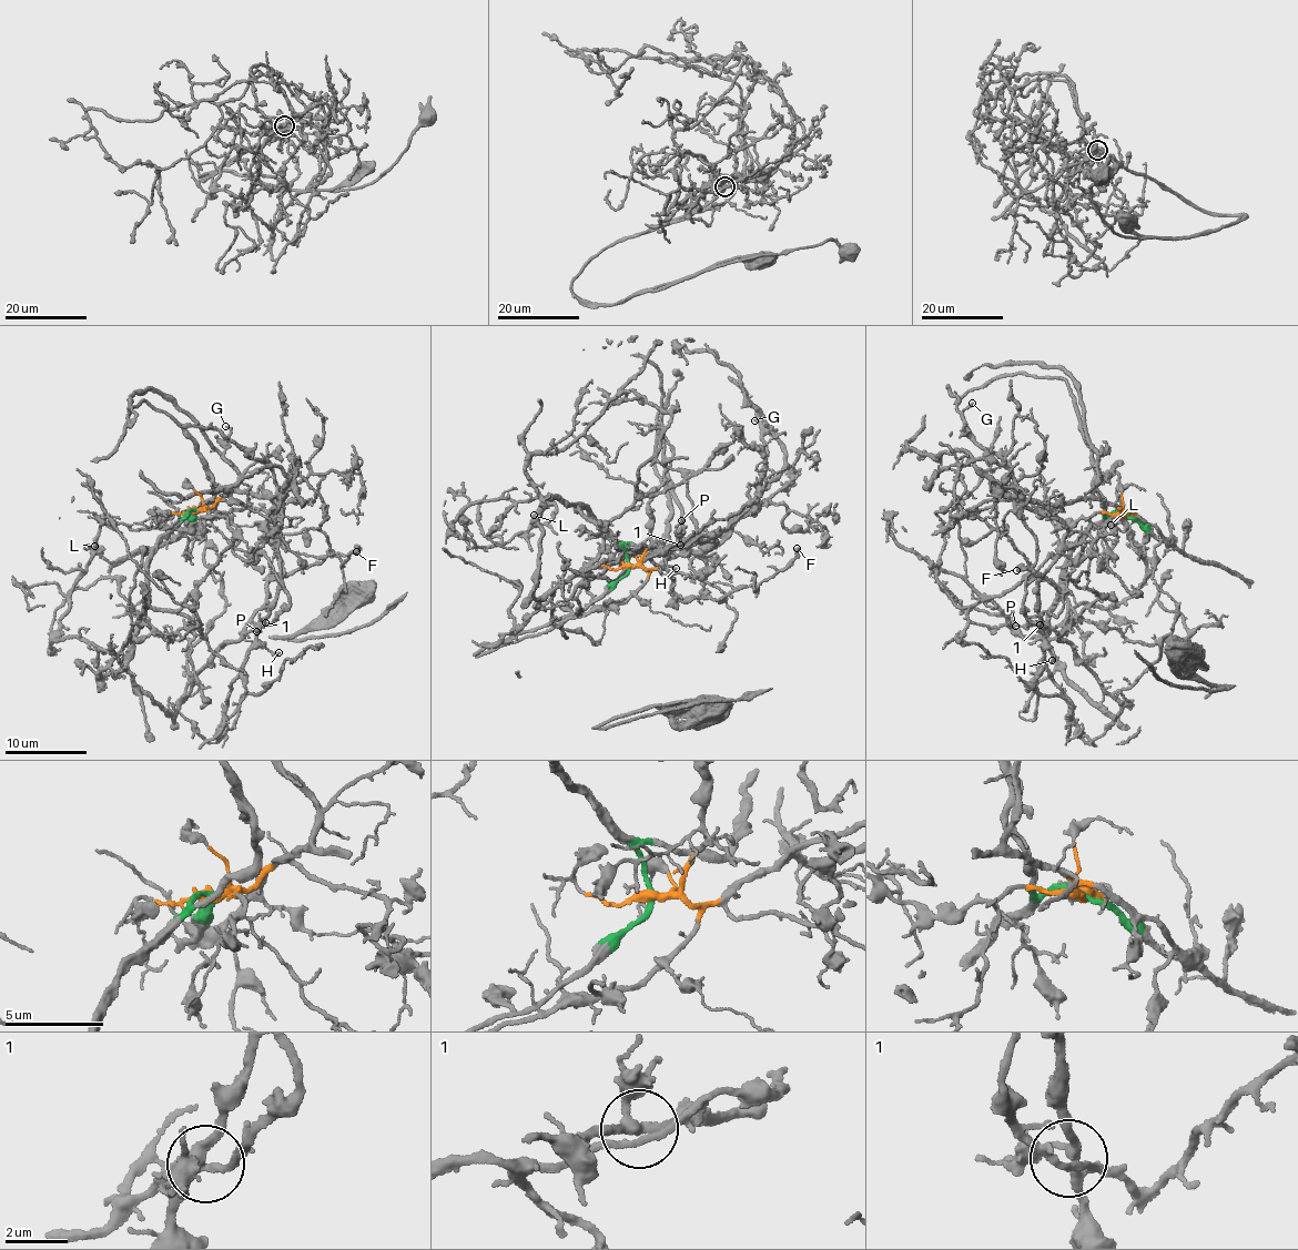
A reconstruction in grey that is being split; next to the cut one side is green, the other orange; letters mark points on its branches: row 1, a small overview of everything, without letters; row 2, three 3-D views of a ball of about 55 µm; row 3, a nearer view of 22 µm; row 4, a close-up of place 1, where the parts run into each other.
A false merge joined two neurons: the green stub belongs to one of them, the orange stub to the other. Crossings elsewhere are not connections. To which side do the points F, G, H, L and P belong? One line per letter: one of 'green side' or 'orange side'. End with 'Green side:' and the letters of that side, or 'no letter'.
F: green side
G: orange side
H: orange side
L: green side
P: orange side
Green side: F, L

